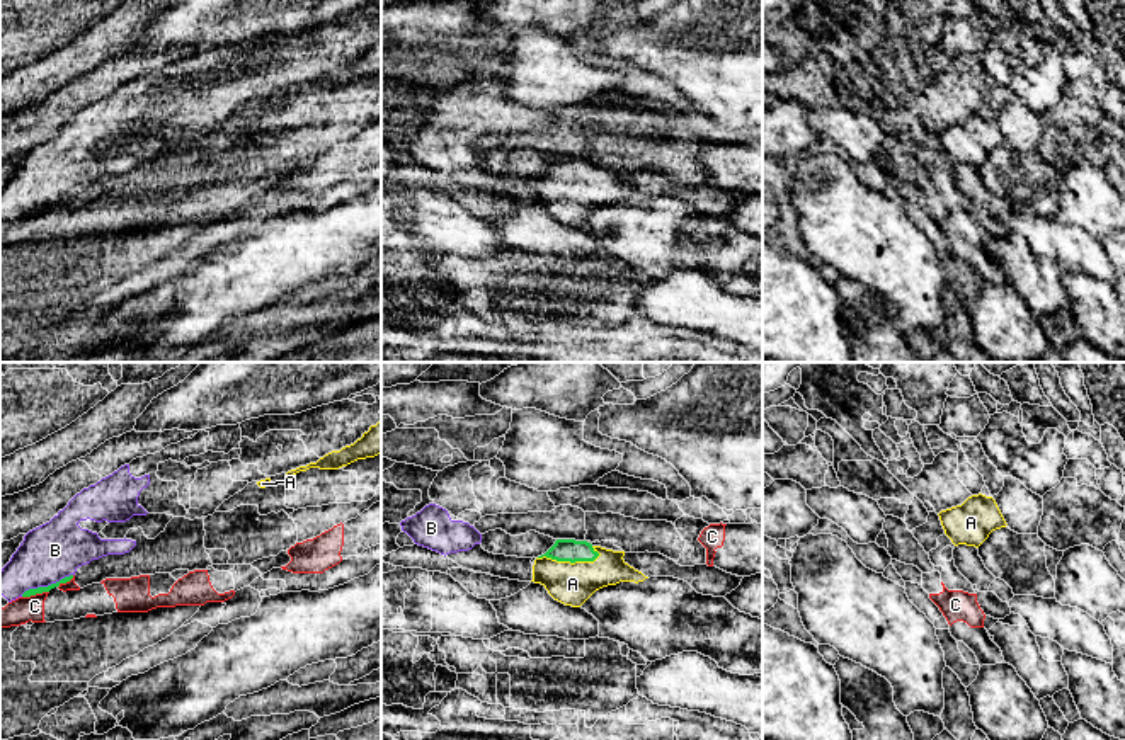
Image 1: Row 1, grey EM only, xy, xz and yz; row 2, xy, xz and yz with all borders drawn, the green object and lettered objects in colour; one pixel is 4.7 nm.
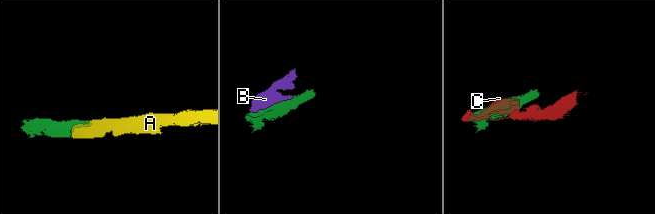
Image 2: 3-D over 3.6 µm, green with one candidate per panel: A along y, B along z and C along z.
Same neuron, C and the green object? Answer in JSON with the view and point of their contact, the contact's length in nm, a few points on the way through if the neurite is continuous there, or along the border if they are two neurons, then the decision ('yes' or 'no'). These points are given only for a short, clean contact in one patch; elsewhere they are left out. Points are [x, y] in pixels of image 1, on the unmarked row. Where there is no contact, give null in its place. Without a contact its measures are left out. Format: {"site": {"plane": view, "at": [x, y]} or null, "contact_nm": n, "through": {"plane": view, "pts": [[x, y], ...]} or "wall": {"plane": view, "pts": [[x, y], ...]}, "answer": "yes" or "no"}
{"site": {"plane": "xy", "at": [34, 213]}, "contact_nm": 130, "wall": {"plane": "xy", "pts": [[48, 210], [22, 216]]}, "answer": "no"}

